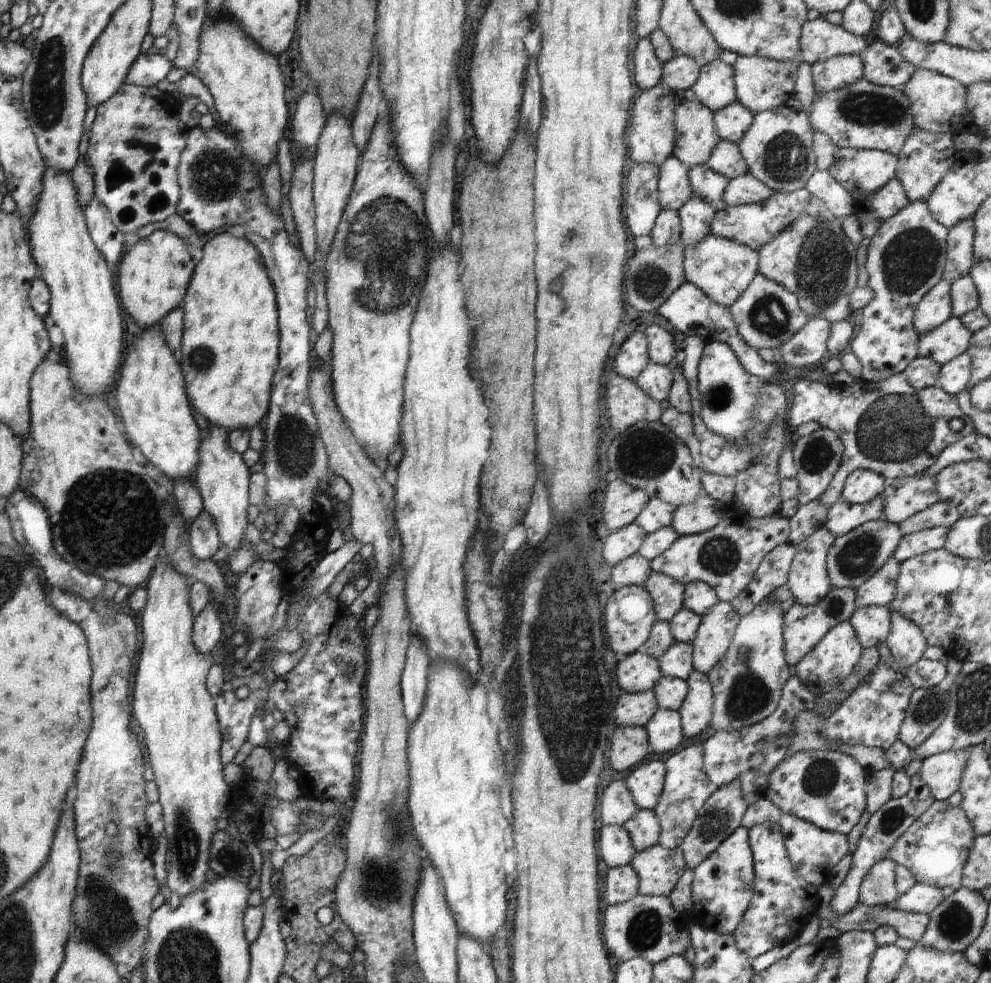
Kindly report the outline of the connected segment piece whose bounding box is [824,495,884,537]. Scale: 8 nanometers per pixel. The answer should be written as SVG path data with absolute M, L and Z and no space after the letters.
M882 495L866 504L850 504L839 500L827 512L826 528L834 536L842 536L869 520L882 518L884 514L884 498Z

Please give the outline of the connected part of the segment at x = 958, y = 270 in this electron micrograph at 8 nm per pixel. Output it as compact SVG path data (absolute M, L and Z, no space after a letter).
M967 218L954 228L947 228L947 252L942 280L956 282L970 274L970 266L974 262L974 221Z

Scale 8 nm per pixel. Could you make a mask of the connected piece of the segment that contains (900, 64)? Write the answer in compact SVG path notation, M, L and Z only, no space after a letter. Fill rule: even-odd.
M876 40L862 50L864 77L868 82L885 87L902 88L912 78L915 68L902 58L897 47L882 40Z

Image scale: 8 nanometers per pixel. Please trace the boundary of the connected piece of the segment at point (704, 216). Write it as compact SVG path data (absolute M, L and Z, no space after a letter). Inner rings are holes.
M696 194L678 210L681 228L679 244L684 249L696 246L711 234L711 224L716 211L709 202L704 202L704 199Z

